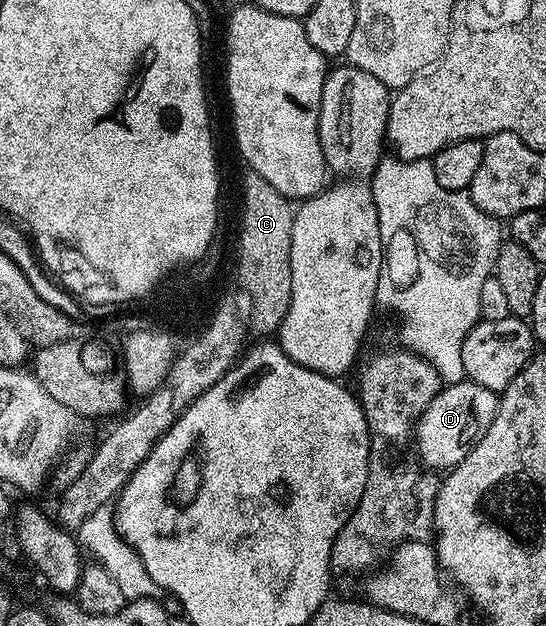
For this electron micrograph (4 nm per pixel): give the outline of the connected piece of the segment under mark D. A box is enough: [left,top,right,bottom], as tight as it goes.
[416,379,499,470]

